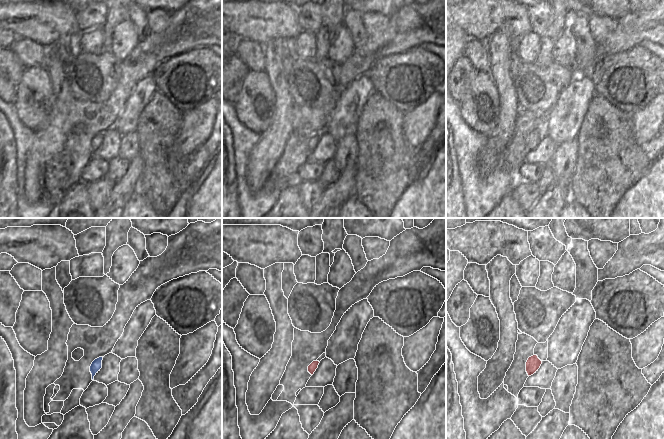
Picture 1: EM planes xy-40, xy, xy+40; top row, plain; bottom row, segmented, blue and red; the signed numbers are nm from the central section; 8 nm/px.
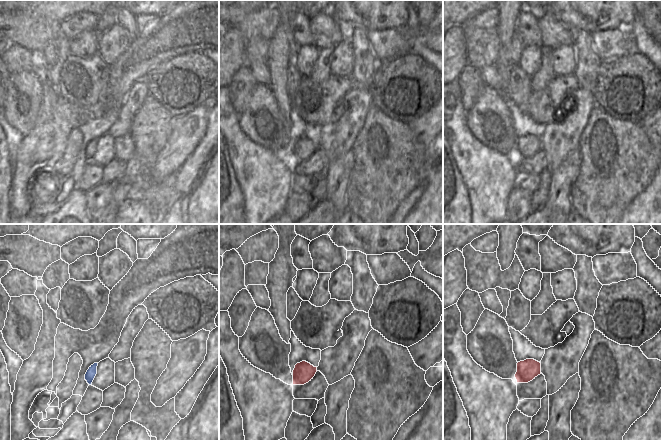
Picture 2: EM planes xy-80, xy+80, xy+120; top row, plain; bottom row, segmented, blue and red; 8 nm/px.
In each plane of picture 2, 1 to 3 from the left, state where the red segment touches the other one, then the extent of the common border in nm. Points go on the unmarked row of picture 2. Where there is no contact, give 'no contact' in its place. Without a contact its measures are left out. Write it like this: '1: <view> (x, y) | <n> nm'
1: no contact
2: no contact
3: no contact

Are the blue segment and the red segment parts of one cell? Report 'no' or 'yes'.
yes

